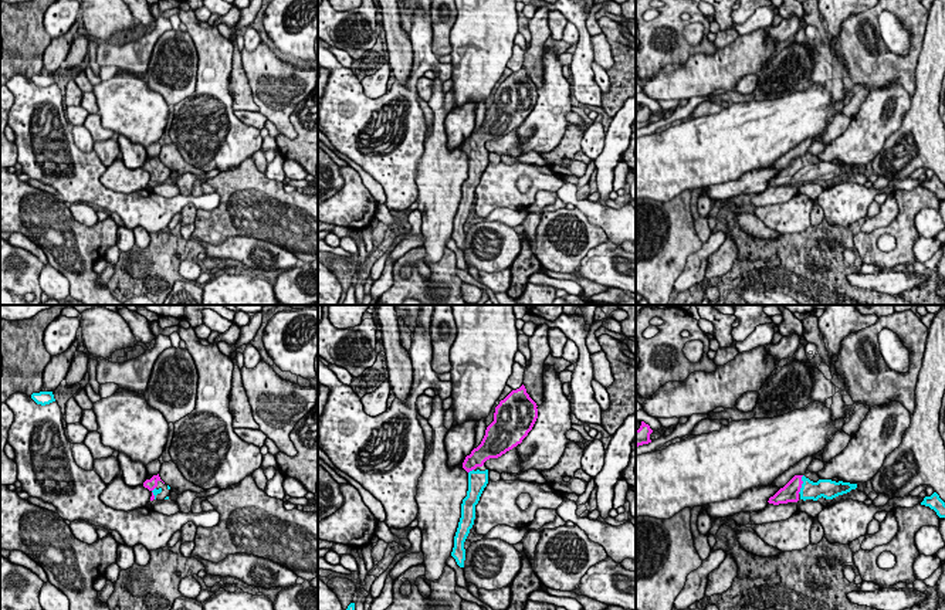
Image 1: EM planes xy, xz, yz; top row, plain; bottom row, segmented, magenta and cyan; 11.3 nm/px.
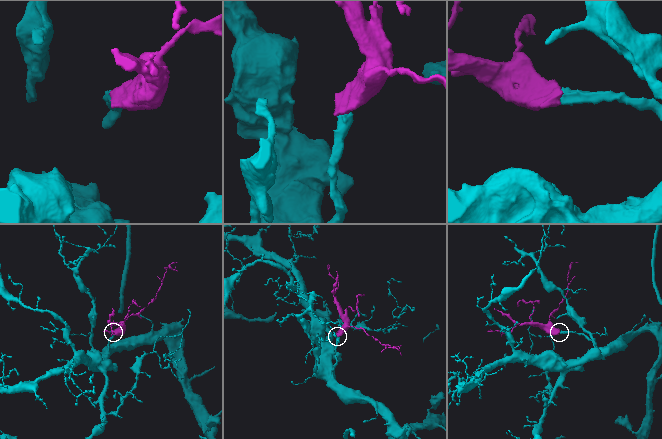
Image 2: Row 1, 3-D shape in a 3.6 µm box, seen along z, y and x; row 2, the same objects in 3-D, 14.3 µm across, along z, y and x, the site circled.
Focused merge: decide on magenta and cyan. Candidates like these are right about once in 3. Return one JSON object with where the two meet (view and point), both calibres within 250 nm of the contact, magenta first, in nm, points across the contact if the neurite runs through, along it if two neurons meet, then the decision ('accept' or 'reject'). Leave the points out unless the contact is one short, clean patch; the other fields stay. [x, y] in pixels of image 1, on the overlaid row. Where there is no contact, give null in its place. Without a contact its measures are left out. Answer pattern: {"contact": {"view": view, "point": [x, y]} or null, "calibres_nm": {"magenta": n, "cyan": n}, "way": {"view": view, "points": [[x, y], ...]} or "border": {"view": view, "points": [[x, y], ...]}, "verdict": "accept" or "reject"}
{"contact": {"view": "yz", "point": [802, 483]}, "calibres_nm": {"magenta": 200, "cyan": 200}, "way": {"view": "yz", "points": [[789, 492], [802, 483], [809, 490]]}, "verdict": "accept"}

